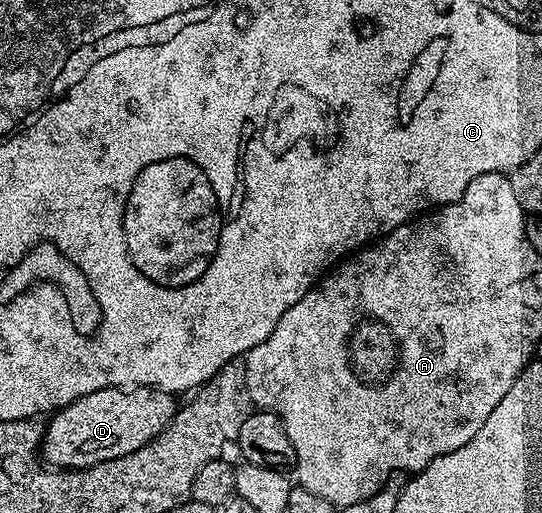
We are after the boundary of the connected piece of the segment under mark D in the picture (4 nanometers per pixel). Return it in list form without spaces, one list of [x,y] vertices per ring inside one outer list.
[[[104,388],[95,390],[66,408],[52,413],[53,440],[63,442],[63,455],[78,469],[90,468],[99,462],[119,458],[139,450],[169,425],[179,407],[174,393],[161,388]]]

